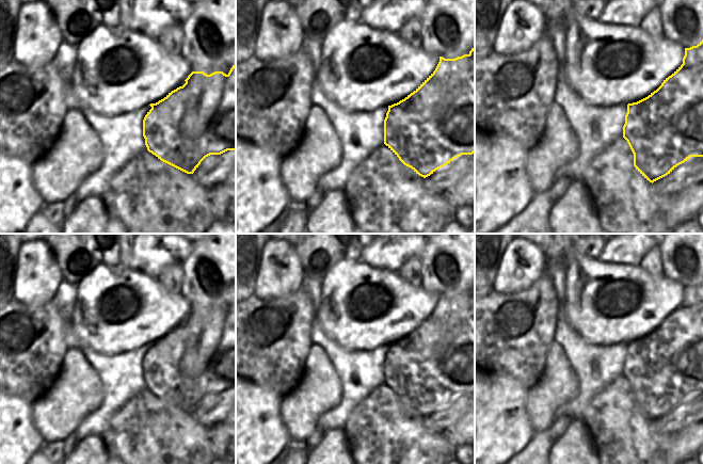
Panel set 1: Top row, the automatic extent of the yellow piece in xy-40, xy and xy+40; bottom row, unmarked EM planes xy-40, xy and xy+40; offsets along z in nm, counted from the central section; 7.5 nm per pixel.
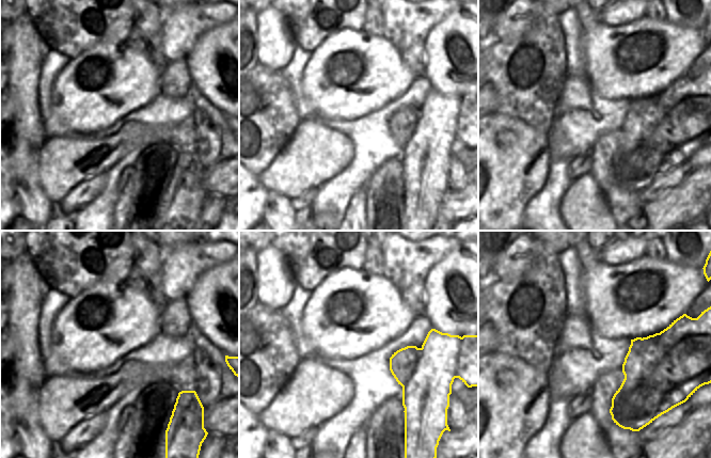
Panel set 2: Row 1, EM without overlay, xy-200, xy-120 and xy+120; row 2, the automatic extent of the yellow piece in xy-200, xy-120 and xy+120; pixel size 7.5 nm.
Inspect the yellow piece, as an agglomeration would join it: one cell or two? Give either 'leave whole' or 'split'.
split

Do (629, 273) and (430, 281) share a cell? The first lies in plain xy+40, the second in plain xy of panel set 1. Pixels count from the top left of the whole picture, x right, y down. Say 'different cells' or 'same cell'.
different cells

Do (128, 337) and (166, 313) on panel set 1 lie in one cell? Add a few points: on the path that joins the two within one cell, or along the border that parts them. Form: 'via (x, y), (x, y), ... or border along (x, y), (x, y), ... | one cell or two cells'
via (136, 328), (150, 313), (157, 313) | one cell

